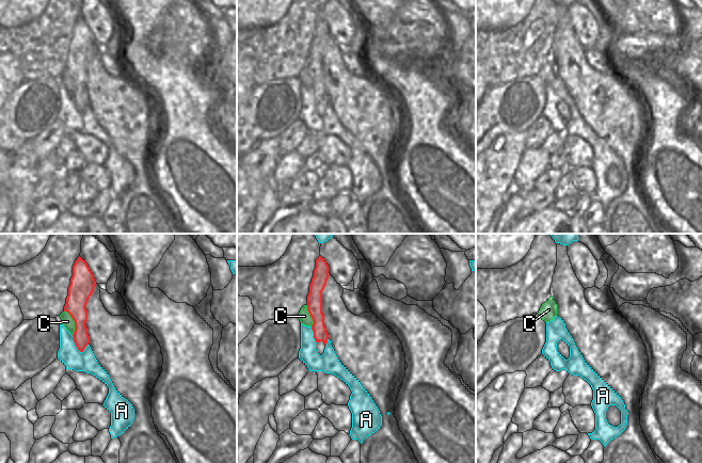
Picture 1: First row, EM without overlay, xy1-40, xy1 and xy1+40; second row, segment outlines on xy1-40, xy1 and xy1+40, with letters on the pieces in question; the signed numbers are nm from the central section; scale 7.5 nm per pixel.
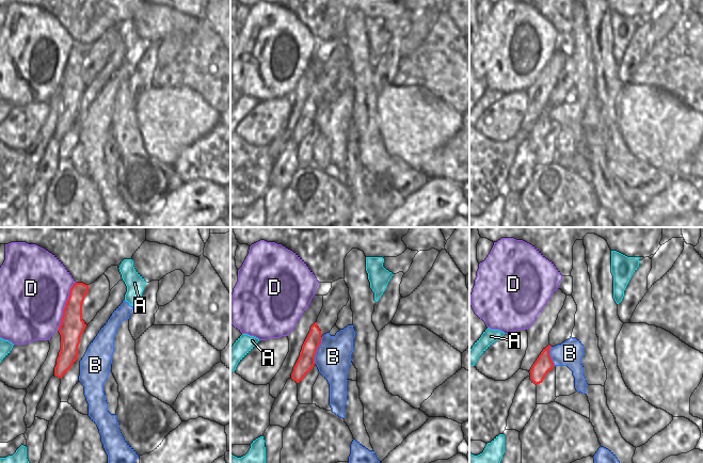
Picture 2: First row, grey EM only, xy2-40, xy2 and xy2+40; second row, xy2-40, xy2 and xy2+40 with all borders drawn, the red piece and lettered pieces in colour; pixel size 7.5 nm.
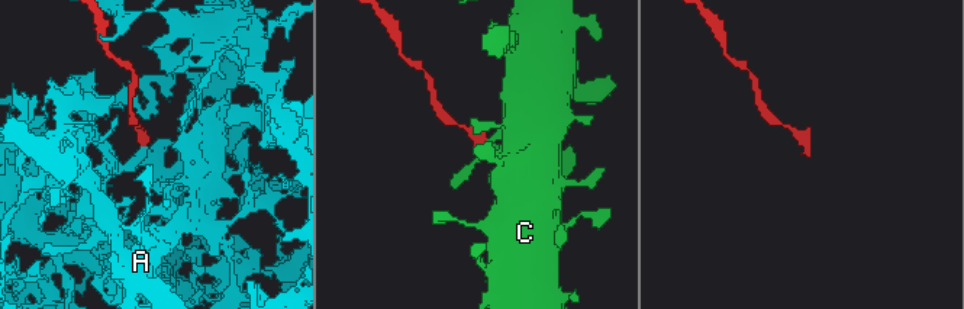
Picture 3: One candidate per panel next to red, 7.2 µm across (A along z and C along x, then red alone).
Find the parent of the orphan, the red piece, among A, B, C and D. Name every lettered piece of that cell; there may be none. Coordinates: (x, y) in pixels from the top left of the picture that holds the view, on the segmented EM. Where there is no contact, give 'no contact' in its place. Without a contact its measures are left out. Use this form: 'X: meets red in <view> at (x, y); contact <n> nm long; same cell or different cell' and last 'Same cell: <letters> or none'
A: meets red in xy1-40 at (75, 344); contact 160 nm long; different cell
B: meets red in xy2 at (316, 350); contact 220 nm long; different cell
C: meets red in xy1-40 at (75, 322); contact 200 nm long; different cell
D: meets red in xy2-40 at (65, 306); contact 400 nm long; different cell
Same cell: none

